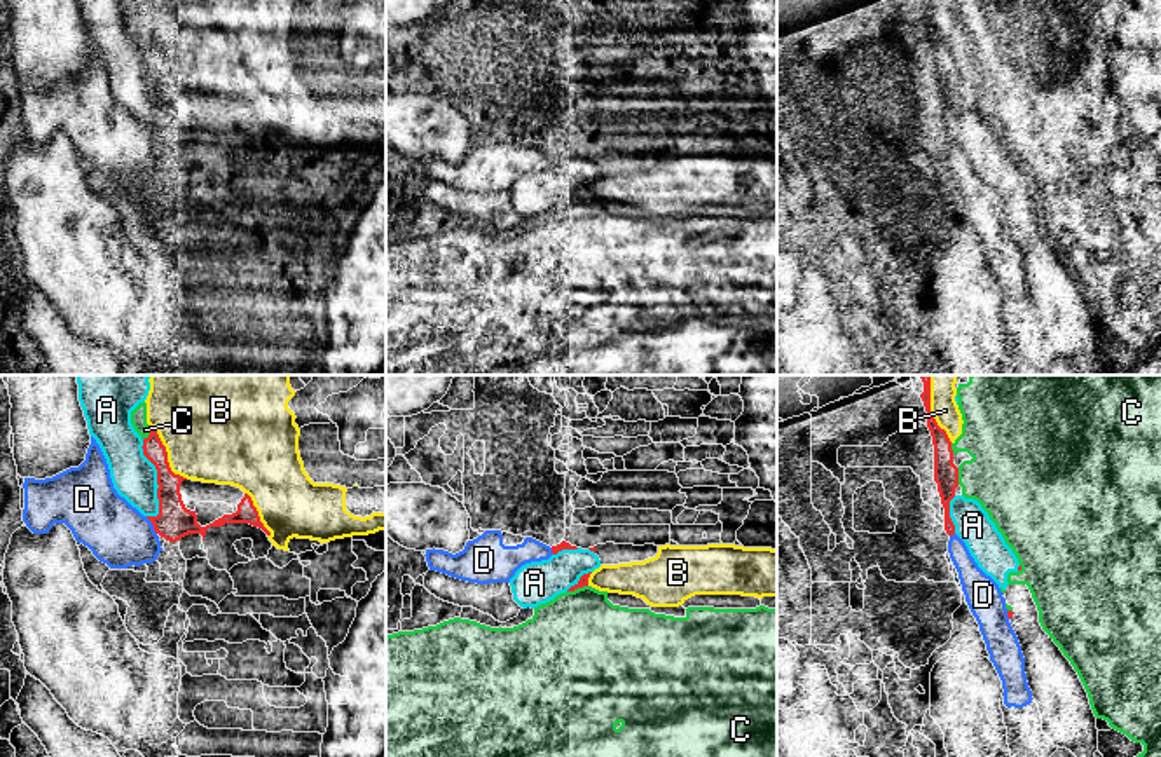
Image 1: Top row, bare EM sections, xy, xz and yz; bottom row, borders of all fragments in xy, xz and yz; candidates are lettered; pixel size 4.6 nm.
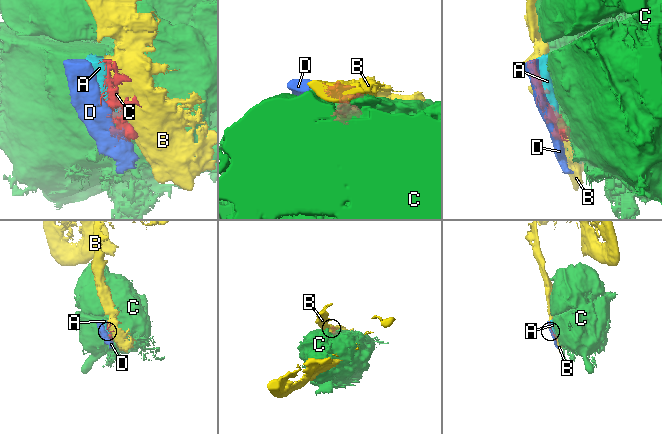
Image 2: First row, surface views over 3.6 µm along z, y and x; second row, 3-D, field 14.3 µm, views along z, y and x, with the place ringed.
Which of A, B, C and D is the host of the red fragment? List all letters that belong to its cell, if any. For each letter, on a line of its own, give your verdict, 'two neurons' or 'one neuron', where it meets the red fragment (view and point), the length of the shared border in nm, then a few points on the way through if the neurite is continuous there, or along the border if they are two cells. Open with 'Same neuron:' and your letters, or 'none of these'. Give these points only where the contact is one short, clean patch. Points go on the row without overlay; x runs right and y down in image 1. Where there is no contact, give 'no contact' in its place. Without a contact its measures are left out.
Same neuron: A
A: one neuron | xy (158, 88) | 360 nm
B: two neurons | xy (166, 65) | 300 nm
C: two neurons | yz (957, 86) | 80 nm
D: two neurons | xy (152, 133) | 100 nm

